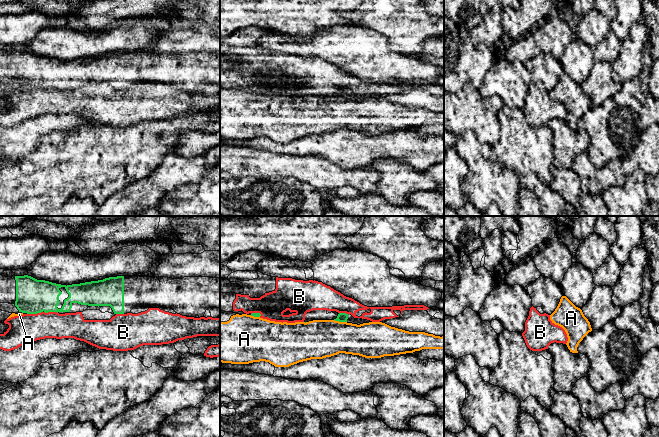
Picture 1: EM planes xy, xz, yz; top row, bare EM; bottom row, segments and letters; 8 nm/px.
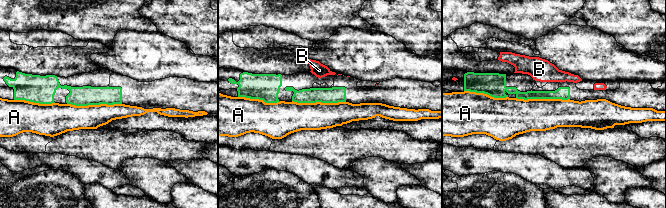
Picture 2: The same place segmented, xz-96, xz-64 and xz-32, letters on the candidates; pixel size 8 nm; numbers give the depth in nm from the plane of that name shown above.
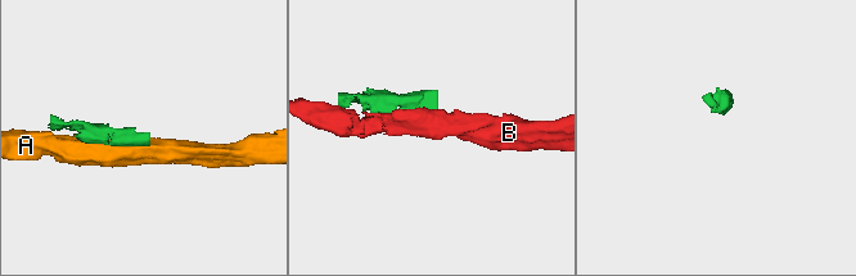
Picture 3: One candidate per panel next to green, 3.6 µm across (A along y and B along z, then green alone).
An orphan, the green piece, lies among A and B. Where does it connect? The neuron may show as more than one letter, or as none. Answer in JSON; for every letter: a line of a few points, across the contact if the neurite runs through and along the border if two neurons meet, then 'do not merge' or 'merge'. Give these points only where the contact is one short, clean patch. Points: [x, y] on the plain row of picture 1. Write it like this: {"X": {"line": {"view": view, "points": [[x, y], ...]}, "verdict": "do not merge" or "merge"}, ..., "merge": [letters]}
{"A": {"verdict": "do not merge"}, "B": {"verdict": "do not merge"}, "merge": []}

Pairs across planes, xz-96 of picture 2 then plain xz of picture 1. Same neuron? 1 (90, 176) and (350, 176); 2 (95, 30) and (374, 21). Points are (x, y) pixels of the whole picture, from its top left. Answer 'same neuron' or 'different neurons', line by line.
1: same neuron
2: different neurons

